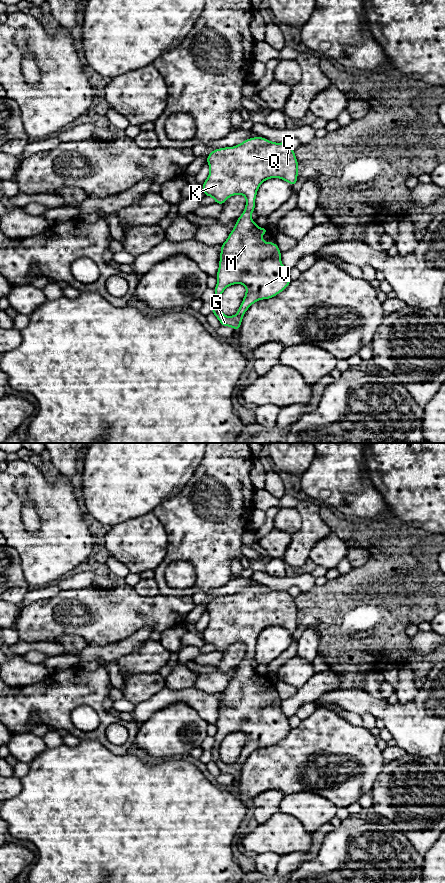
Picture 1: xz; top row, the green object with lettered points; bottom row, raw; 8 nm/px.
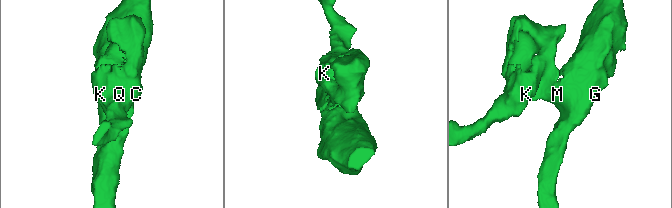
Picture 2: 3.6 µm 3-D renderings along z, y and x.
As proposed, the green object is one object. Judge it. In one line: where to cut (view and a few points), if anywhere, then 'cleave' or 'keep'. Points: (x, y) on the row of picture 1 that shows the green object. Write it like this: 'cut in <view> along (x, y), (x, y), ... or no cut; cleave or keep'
no cut; keep

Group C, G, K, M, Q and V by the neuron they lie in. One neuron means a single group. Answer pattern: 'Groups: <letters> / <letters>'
Groups: C G K M Q V

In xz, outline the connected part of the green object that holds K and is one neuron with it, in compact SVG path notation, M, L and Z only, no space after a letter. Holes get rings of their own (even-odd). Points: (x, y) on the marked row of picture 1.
M253 137L233 147L215 149L206 159L210 172L202 187L205 196L213 197L214 202L221 205L233 195L241 194L246 198L244 212L237 219L227 240L220 246L219 268L215 275L217 285L214 288L215 295L211 302L212 313L221 325L239 330L243 315L253 303L278 295L292 281L288 269L281 262L281 251L278 245L273 242L264 242L262 239L262 235L268 233L269 230L260 228L252 220L251 213L255 211L257 190L267 179L279 178L293 186L296 185L298 161L294 150L287 142L275 143L264 137ZM234 284L243 284L246 287L246 293L237 313L234 316L226 316L220 310L219 301L224 290Z

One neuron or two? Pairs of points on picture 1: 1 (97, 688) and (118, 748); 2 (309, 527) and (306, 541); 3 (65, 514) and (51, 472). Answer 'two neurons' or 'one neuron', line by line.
1: one neuron
2: one neuron
3: two neurons

